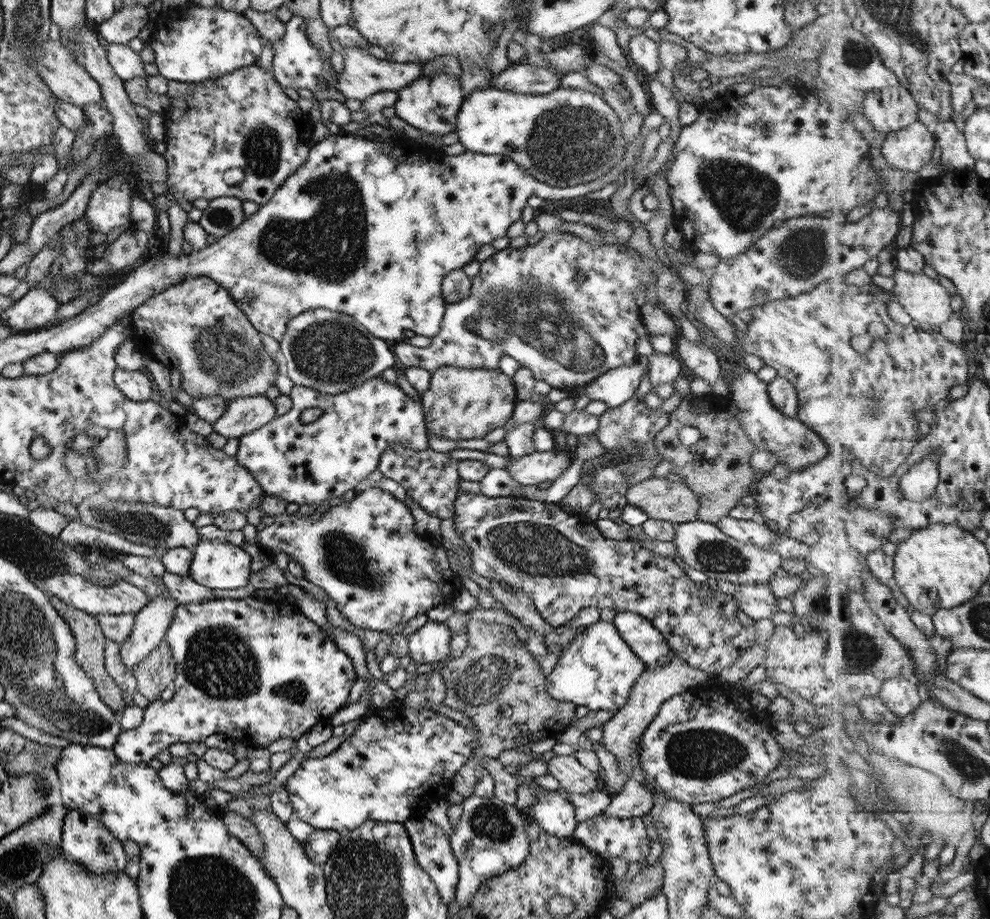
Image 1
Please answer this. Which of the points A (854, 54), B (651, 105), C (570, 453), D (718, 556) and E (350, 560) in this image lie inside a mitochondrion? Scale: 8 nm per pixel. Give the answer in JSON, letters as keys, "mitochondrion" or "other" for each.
{"A":"mitochondrion","B":"other","C":"other","D":"mitochondrion","E":"mitochondrion"}

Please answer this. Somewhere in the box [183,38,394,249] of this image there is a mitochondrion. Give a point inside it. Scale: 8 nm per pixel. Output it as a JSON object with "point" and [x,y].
{"point":[261,148]}

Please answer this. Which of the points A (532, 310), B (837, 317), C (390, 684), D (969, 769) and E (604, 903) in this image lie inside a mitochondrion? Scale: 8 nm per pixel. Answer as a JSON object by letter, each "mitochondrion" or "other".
{"A":"mitochondrion","B":"other","C":"other","D":"mitochondrion","E":"other"}

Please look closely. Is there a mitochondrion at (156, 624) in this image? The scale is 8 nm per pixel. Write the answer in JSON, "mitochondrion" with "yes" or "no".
{"mitochondrion":"no"}

